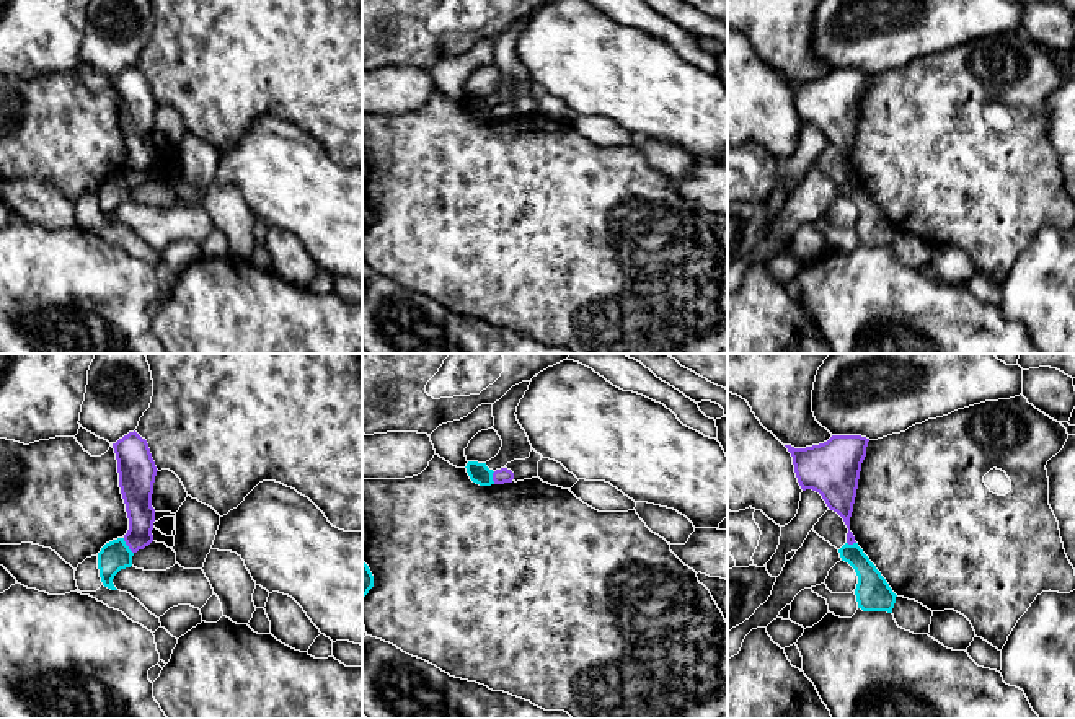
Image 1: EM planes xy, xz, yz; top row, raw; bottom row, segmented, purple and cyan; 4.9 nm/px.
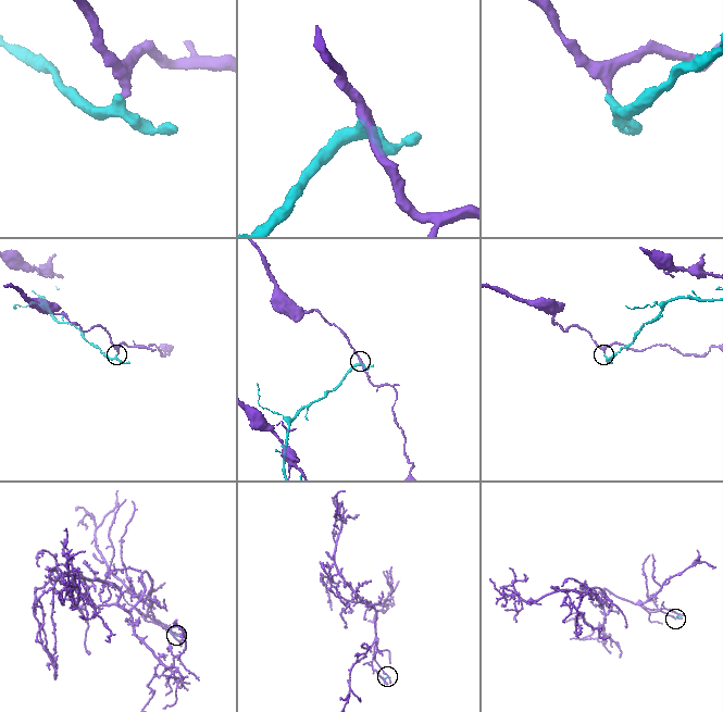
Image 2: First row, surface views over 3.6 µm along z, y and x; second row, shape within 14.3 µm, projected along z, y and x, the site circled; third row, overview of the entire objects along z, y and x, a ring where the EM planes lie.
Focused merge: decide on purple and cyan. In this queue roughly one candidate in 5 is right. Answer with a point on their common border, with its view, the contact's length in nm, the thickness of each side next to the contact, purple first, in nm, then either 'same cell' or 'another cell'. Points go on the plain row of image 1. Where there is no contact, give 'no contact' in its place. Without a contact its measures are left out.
xy (128, 180) | 90 nm | 140/140 nm | another cell

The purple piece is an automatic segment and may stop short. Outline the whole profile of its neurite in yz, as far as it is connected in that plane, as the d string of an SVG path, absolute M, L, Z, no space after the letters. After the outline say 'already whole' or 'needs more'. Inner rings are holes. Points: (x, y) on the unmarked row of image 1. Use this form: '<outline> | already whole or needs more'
M832 70L827 77L806 83L785 80L793 91L801 124L819 127L827 142L843 153L848 179L856 178L850 166L850 152L868 77L861 70Z | already whole

